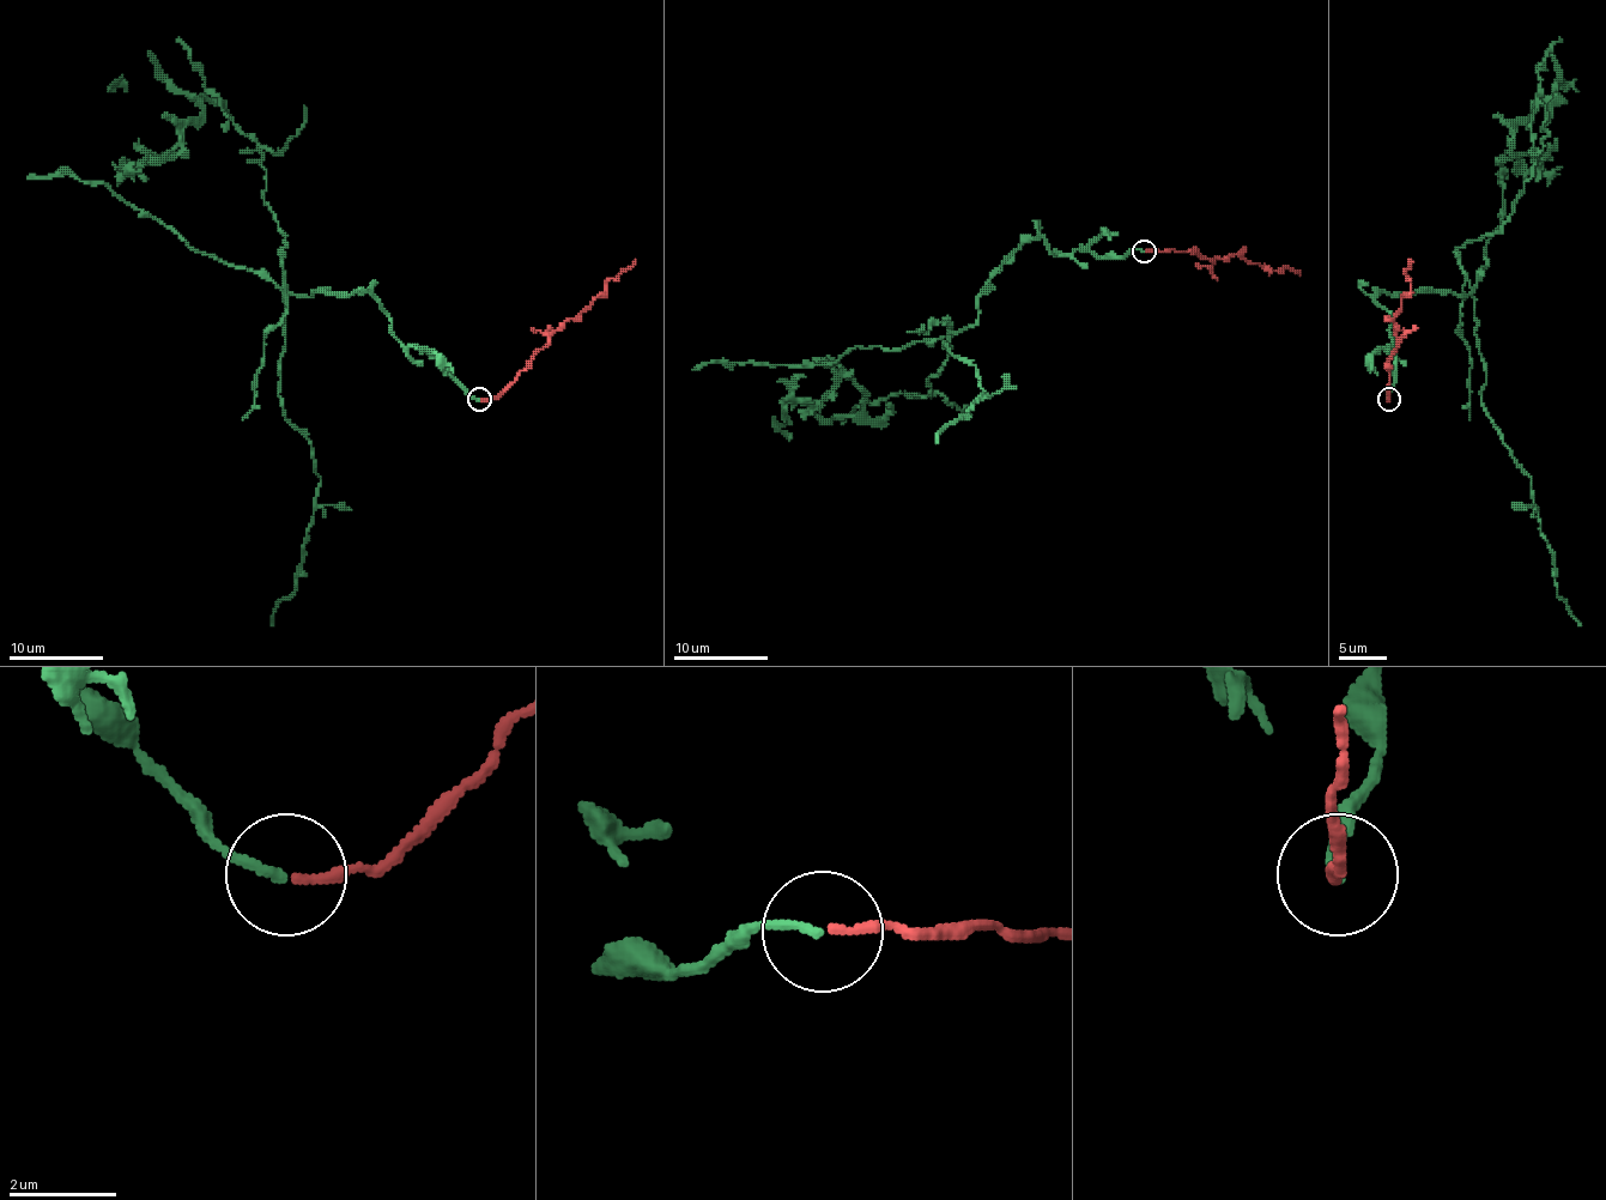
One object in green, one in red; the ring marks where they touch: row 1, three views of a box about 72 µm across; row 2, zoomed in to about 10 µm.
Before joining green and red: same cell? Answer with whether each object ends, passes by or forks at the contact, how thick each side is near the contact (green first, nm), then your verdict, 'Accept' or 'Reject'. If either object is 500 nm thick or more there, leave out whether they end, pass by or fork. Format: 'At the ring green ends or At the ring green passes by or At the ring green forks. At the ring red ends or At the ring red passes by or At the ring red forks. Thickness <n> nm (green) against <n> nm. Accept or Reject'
At the ring green ends. At the ring red ends. Thickness 160 nm (green) against 170 nm. Reject

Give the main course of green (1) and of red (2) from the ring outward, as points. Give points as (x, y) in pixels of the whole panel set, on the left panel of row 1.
1: (479, 399), (406, 346), (377, 300), (285, 288), (261, 149), (222, 103), (200, 101), (181, 151), (127, 167)
2: (482, 399), (496, 399), (550, 337), (564, 323), (576, 319), (611, 278), (625, 271), (635, 259)

